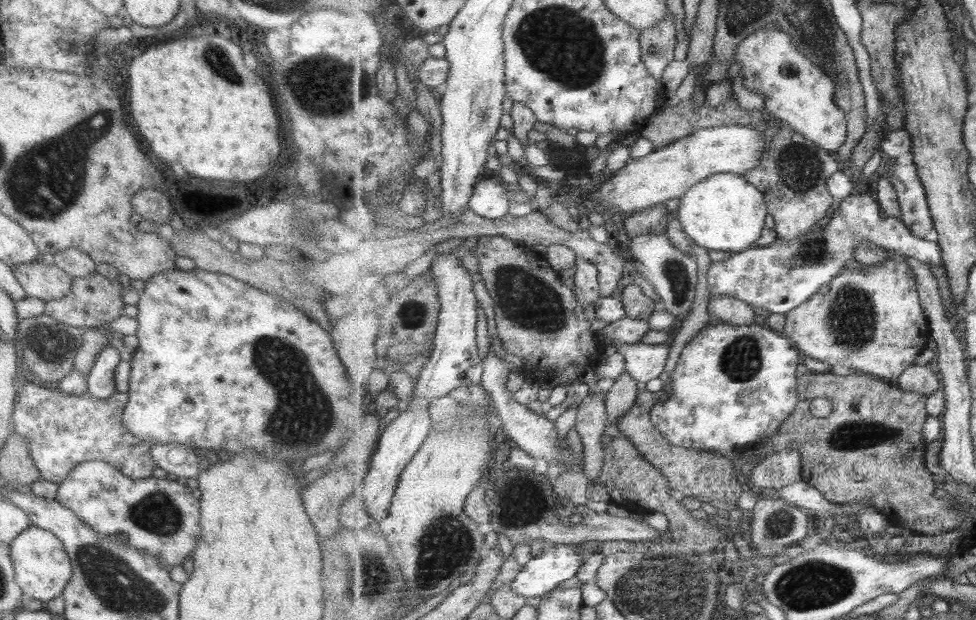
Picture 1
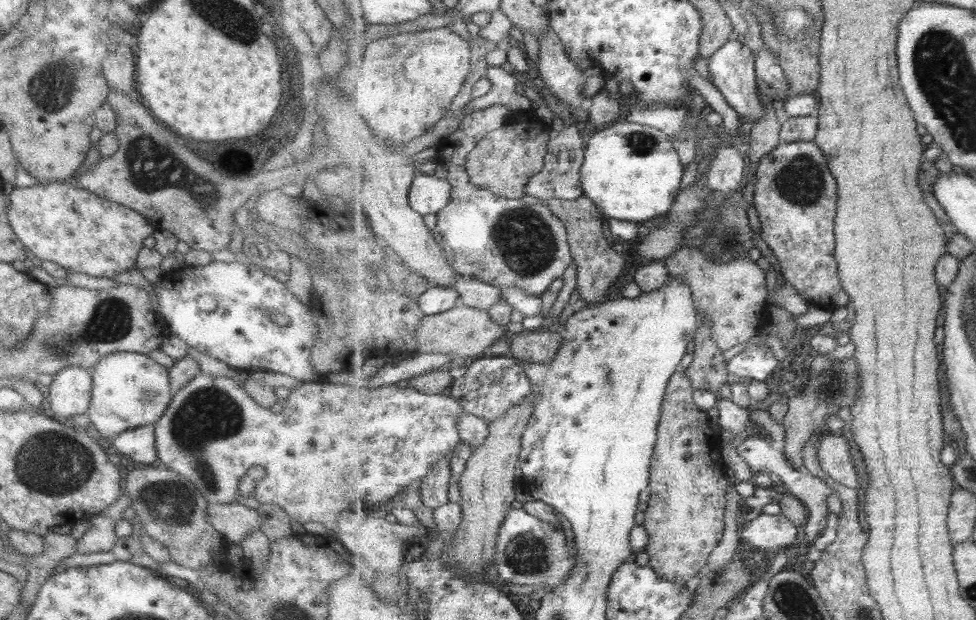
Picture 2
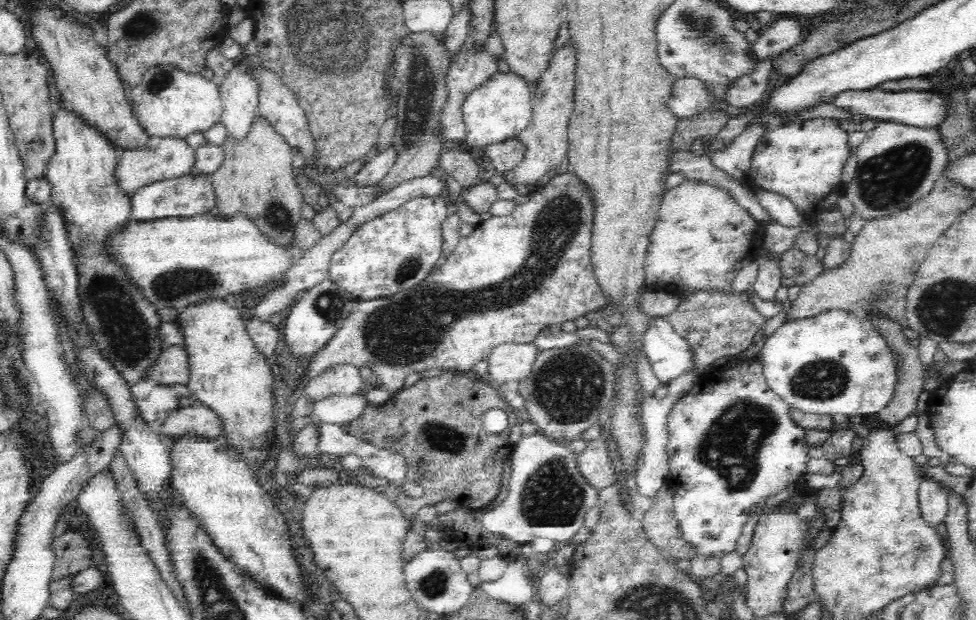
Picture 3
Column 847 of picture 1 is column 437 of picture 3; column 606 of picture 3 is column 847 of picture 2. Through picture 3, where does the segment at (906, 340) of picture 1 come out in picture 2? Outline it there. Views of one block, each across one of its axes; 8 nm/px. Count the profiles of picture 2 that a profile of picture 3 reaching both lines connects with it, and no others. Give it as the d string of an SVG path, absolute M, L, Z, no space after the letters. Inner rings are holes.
M815 141L779 145L761 158L755 176L753 203L761 224L761 237L775 254L785 282L795 286L811 306L831 311L835 306L849 306L851 298L841 282L840 264L836 258L836 218L840 196L824 151Z

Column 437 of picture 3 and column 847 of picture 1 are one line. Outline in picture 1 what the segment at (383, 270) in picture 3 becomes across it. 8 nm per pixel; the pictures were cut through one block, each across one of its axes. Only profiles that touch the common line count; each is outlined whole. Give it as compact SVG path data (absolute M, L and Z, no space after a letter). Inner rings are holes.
M861 187L841 203L828 225L821 230L813 230L790 242L776 240L771 245L735 253L723 262L712 262L708 269L711 295L731 296L752 307L759 306L786 315L807 302L813 294L826 290L845 269L845 264L854 260L856 247L860 243L875 244L900 259L906 255L929 266L943 265L938 242L918 238L899 218L881 218L881 210L878 200Z

